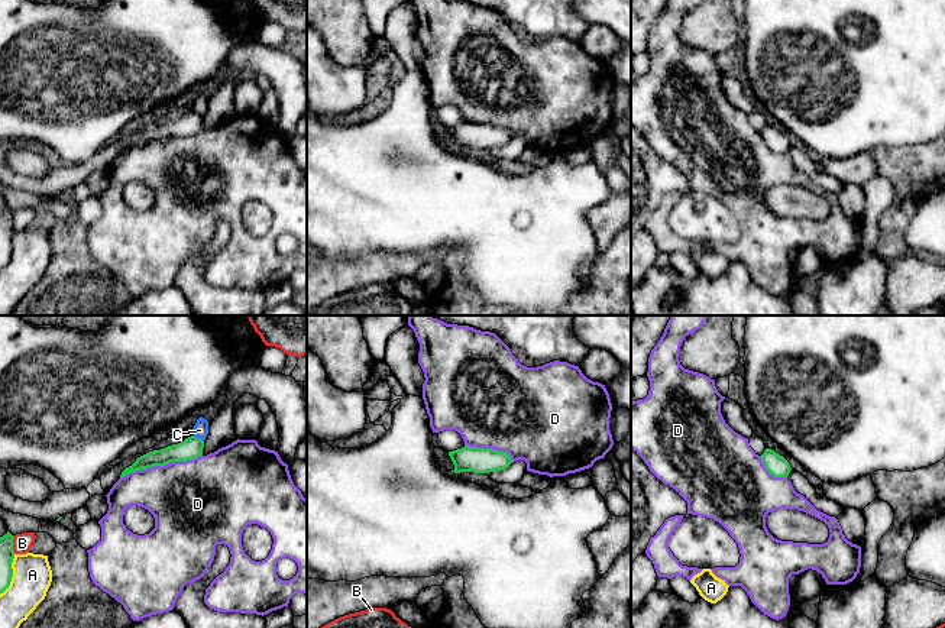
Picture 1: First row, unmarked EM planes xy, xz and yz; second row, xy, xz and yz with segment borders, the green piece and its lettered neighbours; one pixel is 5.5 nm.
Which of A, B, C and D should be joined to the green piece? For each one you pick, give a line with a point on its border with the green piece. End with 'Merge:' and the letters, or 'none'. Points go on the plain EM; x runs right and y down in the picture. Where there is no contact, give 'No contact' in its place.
Merge: none

